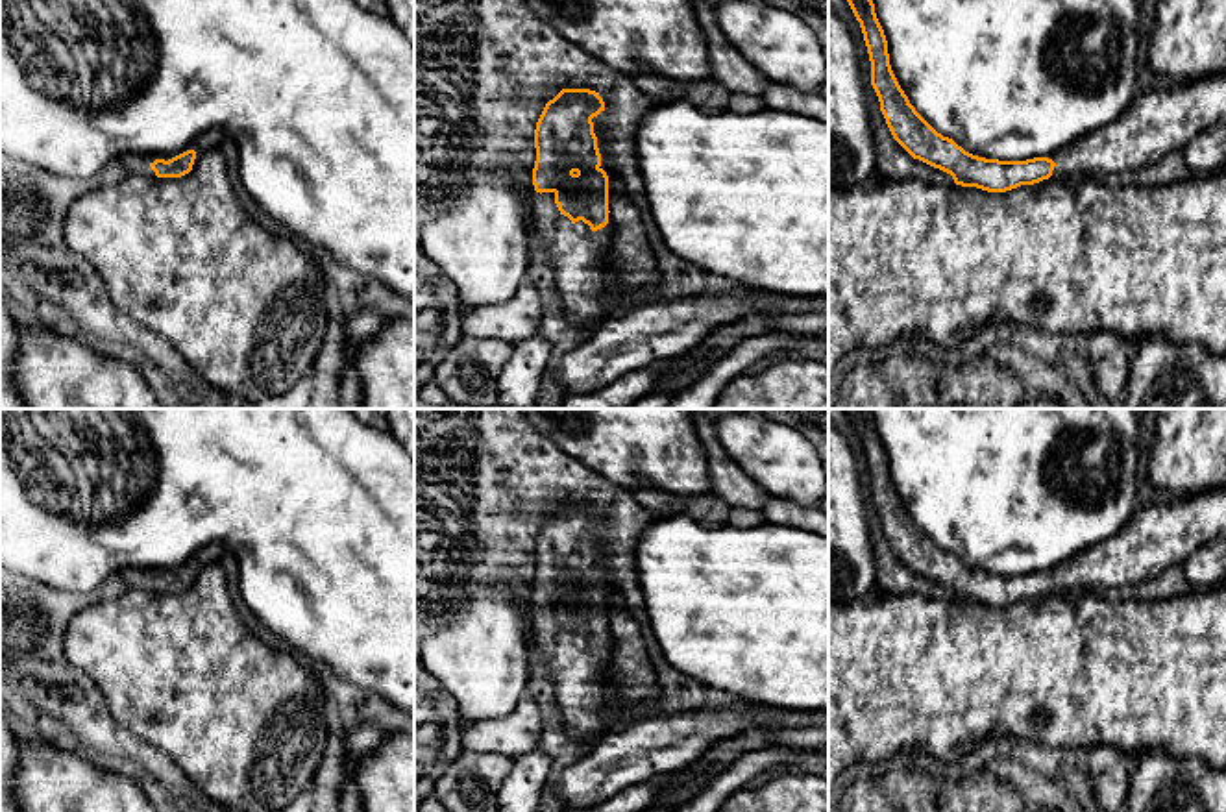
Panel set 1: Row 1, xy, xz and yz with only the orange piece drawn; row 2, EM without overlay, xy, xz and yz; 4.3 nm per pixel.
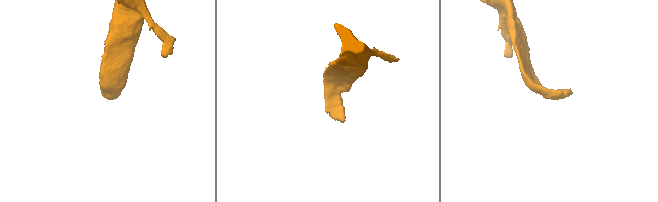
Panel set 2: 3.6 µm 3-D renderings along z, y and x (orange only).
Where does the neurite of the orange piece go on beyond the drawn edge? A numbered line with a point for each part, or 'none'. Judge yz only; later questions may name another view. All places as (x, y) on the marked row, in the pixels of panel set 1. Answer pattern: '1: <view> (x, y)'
1: yz (1164, 121)

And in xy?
1: xy (135, 165)

